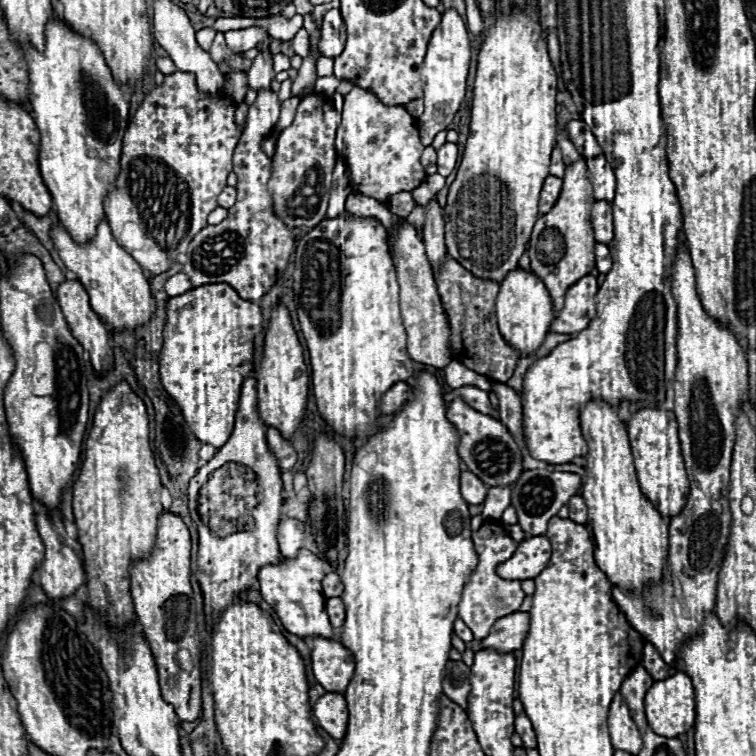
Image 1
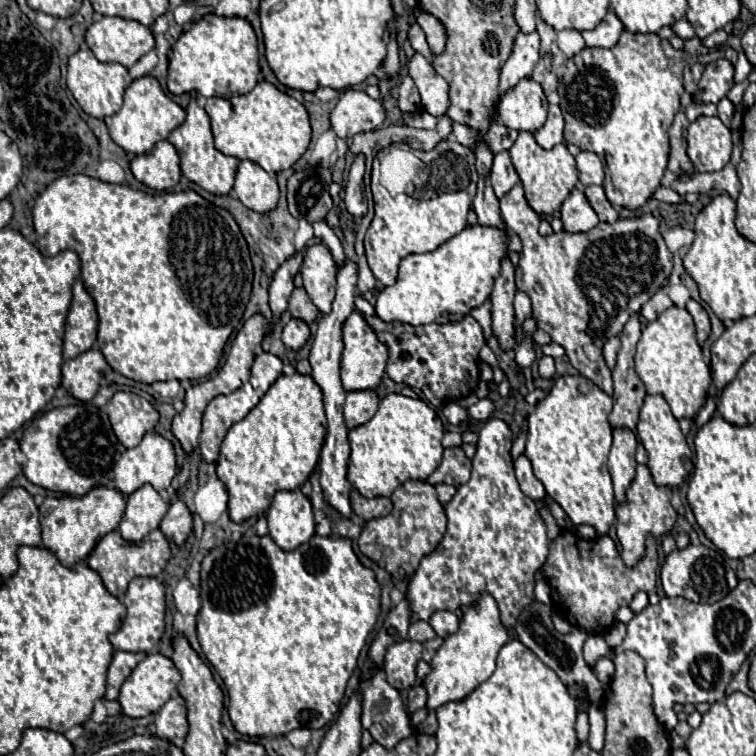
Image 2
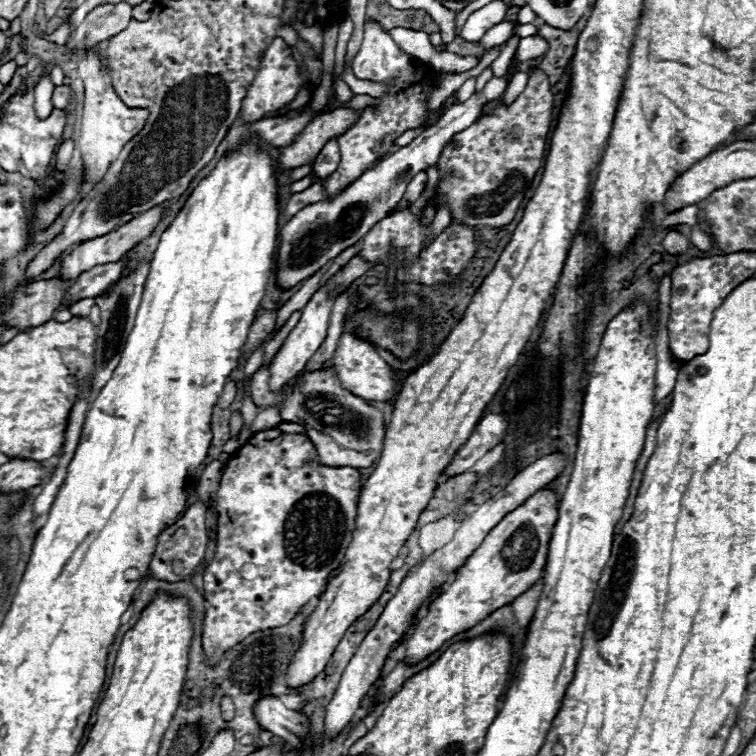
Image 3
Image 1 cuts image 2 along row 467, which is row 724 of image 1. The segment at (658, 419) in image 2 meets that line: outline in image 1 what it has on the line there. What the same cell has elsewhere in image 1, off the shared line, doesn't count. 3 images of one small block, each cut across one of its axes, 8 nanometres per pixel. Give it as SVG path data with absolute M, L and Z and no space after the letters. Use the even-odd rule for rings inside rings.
M678 672L666 680L654 682L644 698L648 726L664 738L676 738L694 724L692 680Z

